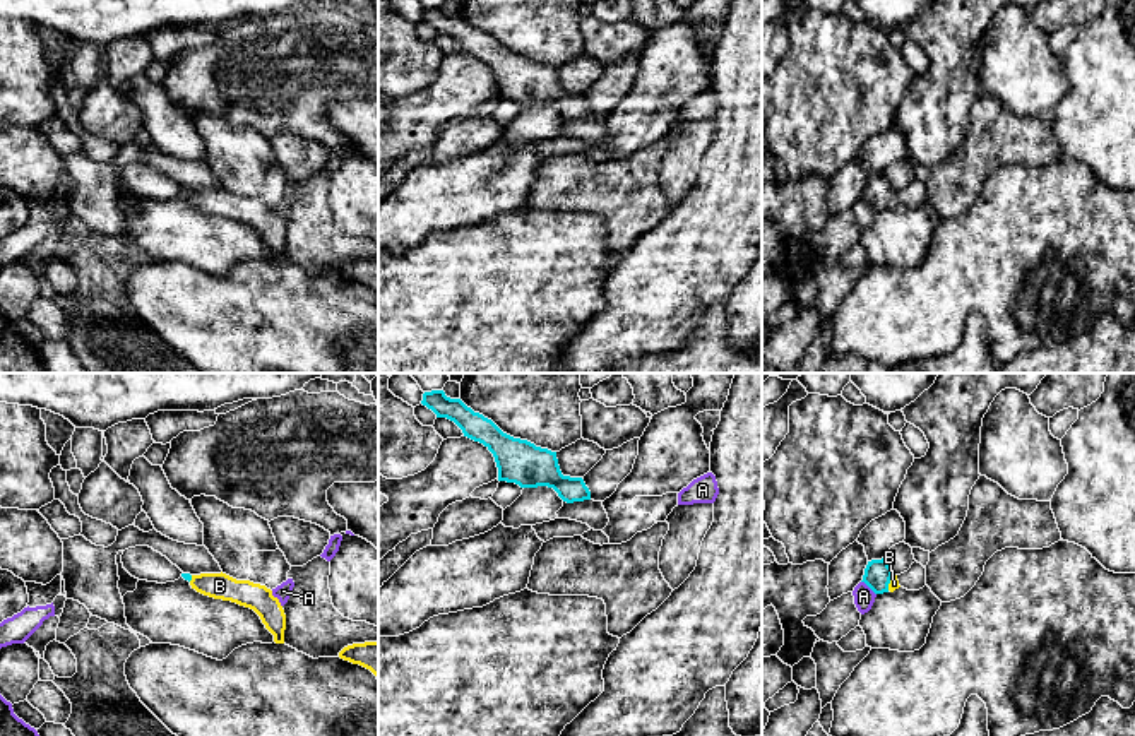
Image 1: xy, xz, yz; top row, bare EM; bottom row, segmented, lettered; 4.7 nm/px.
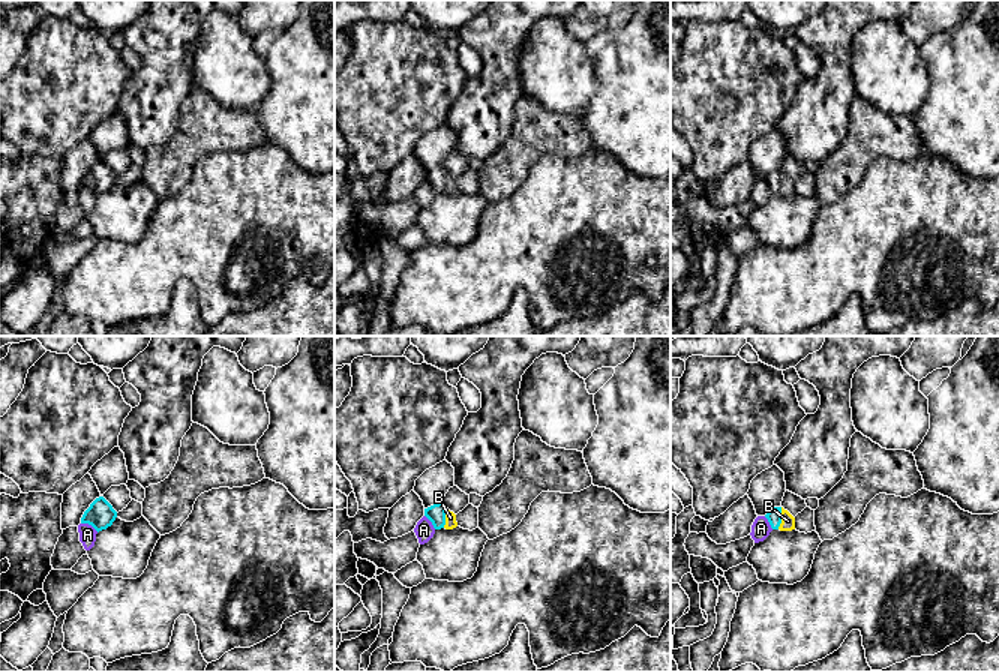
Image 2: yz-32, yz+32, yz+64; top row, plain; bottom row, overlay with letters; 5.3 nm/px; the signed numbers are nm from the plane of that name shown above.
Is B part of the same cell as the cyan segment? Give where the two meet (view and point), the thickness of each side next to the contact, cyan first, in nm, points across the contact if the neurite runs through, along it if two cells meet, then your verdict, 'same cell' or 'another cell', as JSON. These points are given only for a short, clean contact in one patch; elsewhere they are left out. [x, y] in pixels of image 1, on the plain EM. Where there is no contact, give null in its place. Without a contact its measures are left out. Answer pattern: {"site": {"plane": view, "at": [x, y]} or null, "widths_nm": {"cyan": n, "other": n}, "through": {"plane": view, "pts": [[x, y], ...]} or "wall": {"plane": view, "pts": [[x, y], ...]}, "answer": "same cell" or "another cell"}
{"site": {"plane": "yz", "at": [889, 197]}, "widths_nm": {"cyan": 130, "other": 50}, "through": {"plane": "yz", "pts": [[877, 192], [889, 197], [894, 201]]}, "answer": "same cell"}

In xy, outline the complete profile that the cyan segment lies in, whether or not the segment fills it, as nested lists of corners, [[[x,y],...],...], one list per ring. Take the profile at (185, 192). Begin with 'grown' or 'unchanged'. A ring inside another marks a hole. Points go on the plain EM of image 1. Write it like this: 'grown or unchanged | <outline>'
grown | [[[181,190],[197,209],[231,217],[240,223],[253,226],[265,245],[274,252],[276,260],[284,260],[286,231],[277,214],[265,202],[250,197],[236,197],[226,190]]]

